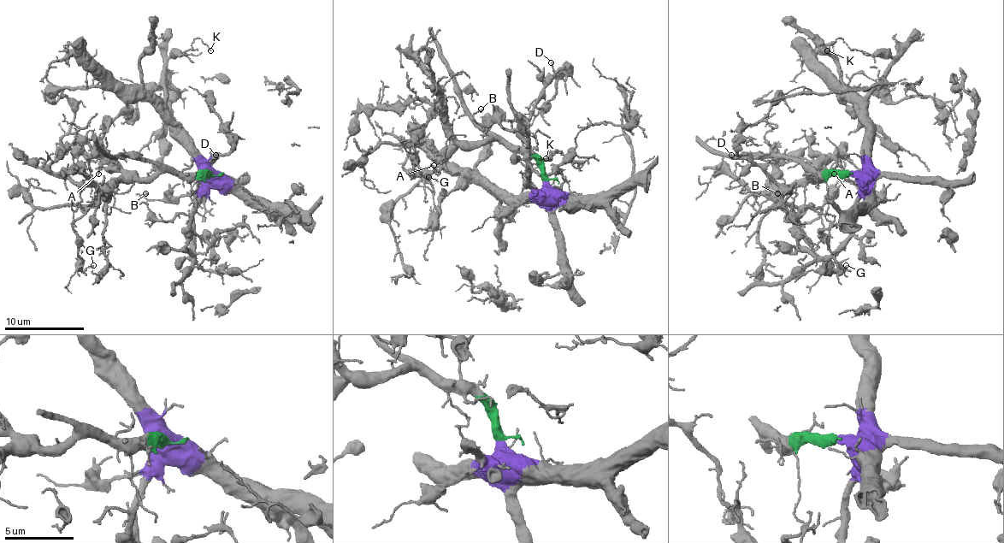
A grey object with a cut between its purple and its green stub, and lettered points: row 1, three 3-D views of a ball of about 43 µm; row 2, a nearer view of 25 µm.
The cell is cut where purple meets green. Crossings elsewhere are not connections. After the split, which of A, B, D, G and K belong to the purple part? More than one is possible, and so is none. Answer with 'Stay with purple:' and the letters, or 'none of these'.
Stay with purple: B, D, K

